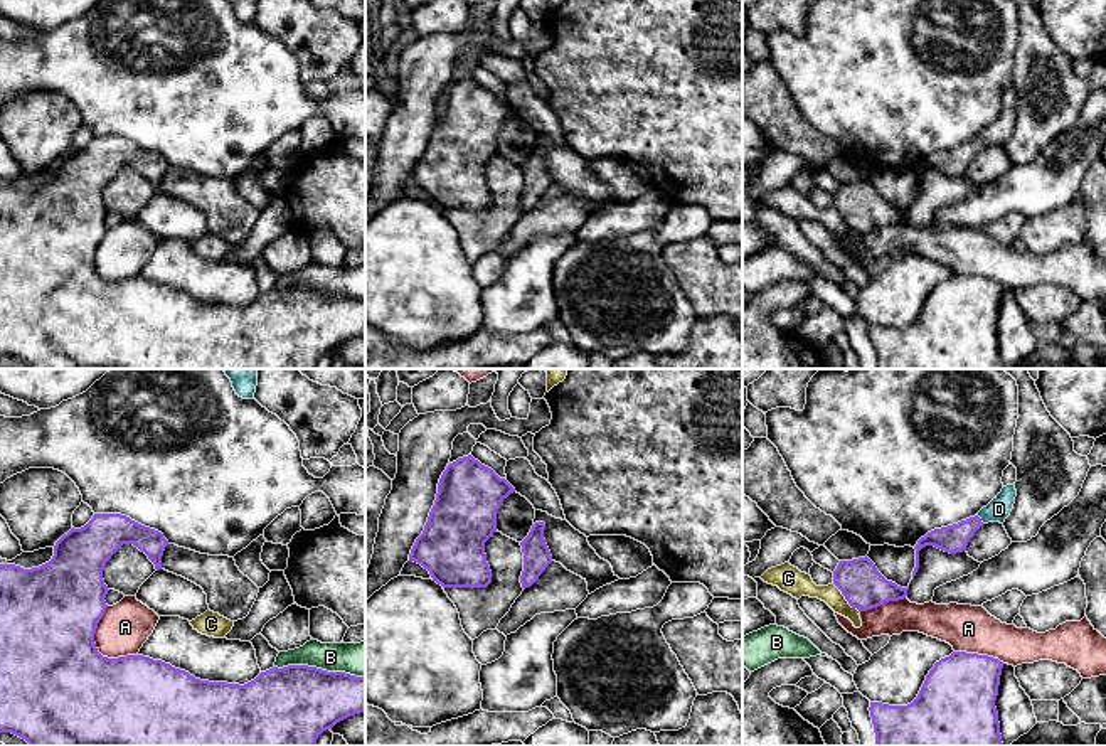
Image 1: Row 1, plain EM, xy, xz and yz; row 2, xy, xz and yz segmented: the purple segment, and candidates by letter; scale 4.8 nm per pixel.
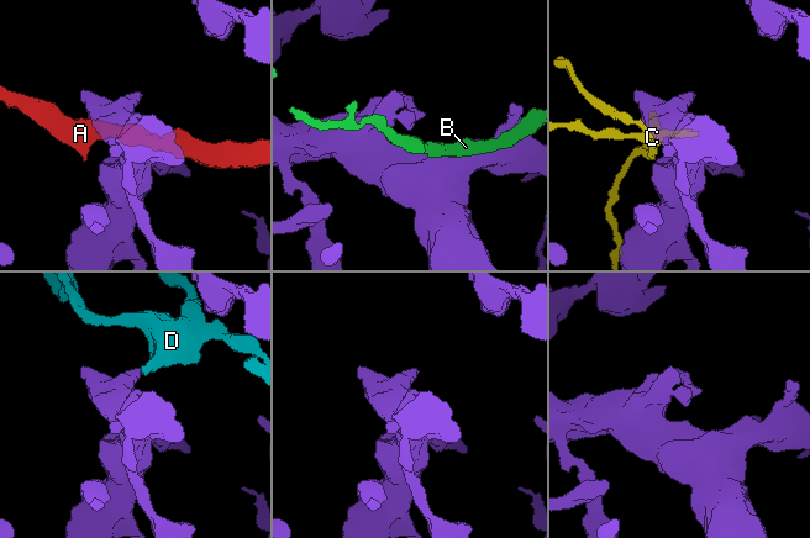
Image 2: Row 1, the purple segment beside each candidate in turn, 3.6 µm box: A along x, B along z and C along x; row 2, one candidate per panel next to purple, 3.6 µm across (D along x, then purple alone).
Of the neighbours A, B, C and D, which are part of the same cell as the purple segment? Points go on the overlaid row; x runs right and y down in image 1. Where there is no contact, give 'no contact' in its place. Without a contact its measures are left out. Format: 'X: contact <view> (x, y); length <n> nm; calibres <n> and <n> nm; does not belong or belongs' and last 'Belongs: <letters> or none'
A: contact xy (96, 649); length 280 nm; calibres 500 and 240 nm; does not belong
B: contact xy (320, 669); length 440 nm; calibres 400 and 170 nm; does not belong
C: contact yz (845, 598); length 190 nm; calibres 200 and 120 nm; does not belong
D: contact yz (980, 519); length 50 nm; calibres 130 and 110 nm; belongs
Belongs: D

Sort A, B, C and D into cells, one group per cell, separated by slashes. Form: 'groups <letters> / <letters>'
groups A / B / C / D

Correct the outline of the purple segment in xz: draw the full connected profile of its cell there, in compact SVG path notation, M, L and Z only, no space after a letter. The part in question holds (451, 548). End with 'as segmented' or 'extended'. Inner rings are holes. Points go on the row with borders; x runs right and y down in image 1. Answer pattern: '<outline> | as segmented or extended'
M471 455L449 463L409 561L428 569L443 588L487 588L492 571L485 542L497 532L497 510L513 492Z | as segmented

